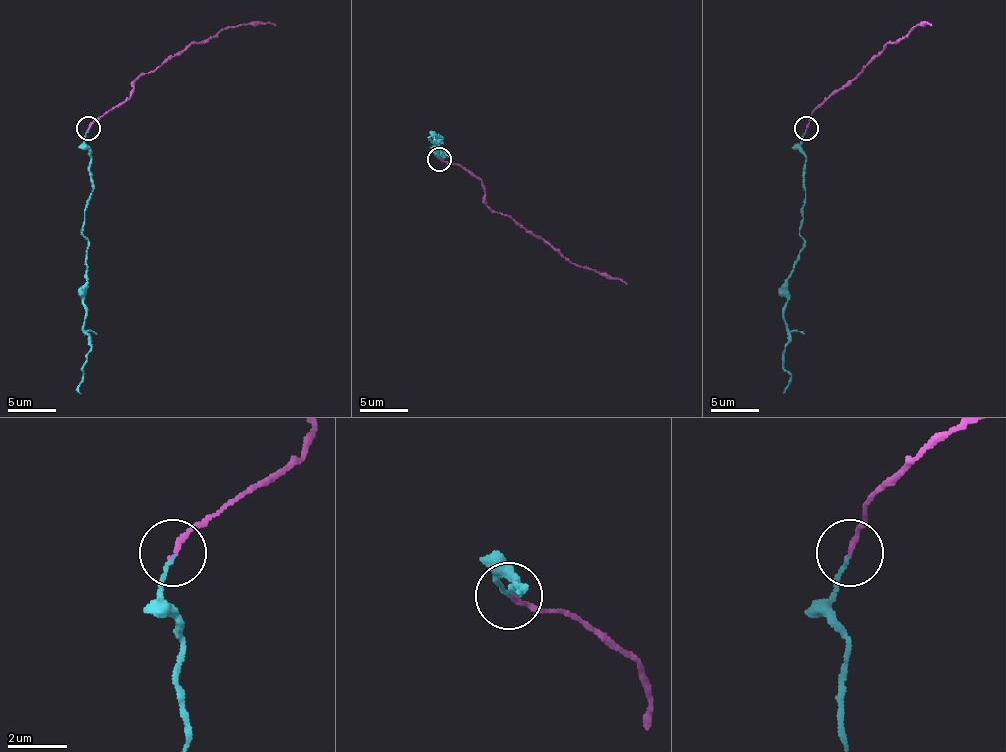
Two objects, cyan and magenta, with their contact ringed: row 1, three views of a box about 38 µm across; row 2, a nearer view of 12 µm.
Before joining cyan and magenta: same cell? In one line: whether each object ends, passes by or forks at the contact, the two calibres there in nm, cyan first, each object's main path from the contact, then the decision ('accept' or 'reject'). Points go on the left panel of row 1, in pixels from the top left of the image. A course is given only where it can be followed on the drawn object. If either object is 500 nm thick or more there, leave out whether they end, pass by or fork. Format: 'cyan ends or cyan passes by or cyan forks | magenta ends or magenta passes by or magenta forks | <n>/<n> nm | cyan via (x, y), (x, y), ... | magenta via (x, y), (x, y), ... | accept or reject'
cyan ends | magenta ends | 110/150 nm | cyan via (89, 130), (84, 137), (93, 188), (84, 212), (89, 248), (84, 332), (91, 351), (81, 394) | magenta via (89, 128), (120, 106), (144, 73), (156, 70), (192, 44), (204, 44), (223, 29), (276, 25) | reject

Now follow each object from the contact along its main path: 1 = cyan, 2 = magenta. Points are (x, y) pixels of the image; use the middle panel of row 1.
1: (440, 160), (435, 140), (442, 138), (433, 143), (433, 136)
2: (440, 160), (471, 172), (495, 212), (507, 215), (574, 265), (606, 272), (627, 284)

